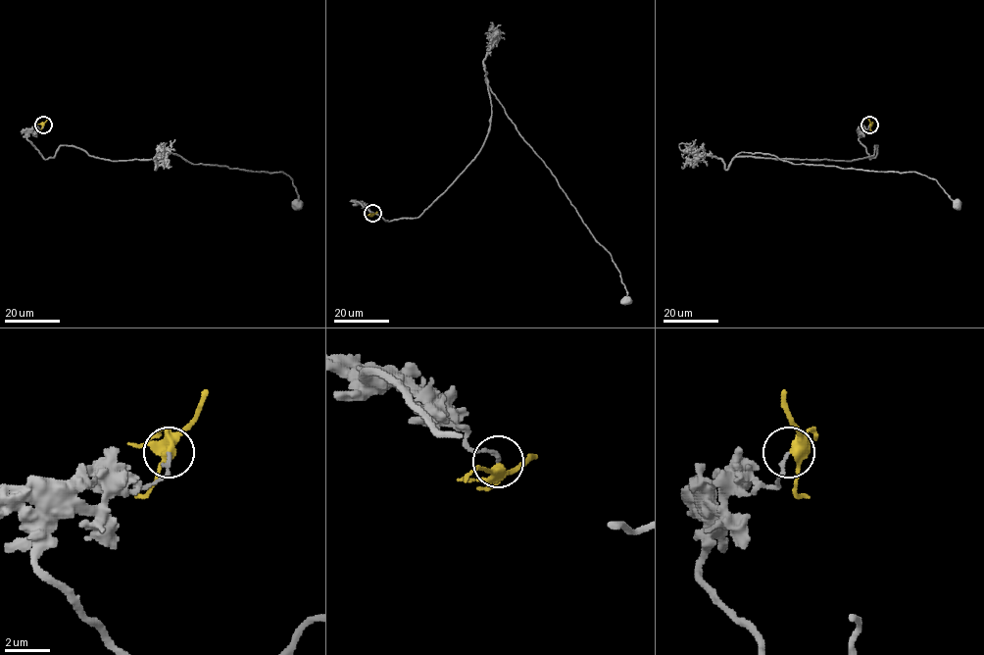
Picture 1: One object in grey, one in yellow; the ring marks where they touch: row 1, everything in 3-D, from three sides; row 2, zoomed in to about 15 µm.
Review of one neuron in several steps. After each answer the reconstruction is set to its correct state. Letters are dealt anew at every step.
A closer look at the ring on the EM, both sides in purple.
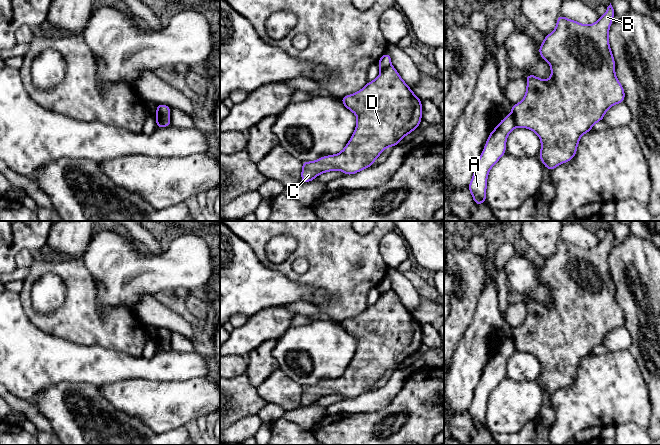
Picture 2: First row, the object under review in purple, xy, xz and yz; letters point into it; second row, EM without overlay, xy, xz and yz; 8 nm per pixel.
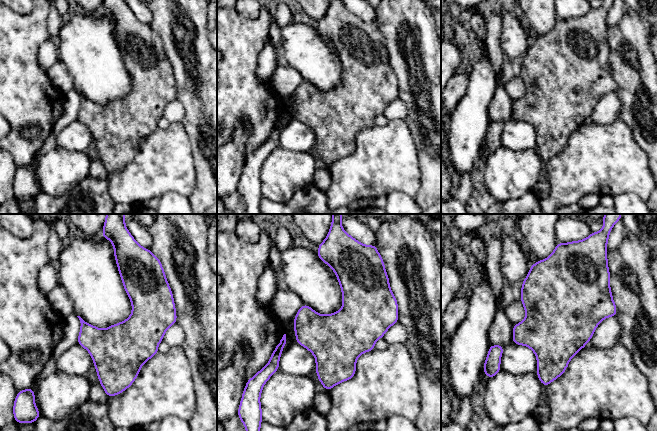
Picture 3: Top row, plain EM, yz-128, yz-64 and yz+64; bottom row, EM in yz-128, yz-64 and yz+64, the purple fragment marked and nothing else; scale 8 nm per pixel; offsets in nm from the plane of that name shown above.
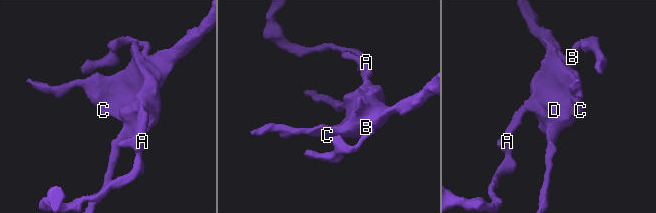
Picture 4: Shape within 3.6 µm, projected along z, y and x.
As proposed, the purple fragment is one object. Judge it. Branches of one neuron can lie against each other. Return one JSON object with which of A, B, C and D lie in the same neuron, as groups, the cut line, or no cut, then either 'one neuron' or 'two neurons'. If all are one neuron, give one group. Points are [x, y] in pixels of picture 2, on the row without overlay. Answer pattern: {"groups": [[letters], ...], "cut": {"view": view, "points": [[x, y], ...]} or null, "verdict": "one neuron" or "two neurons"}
{"groups": [["A"], ["B", "C", "D"]], "cut": {"view": "yz", "points": [[512, 337], [516, 350]]}, "verdict": "two neurons"}

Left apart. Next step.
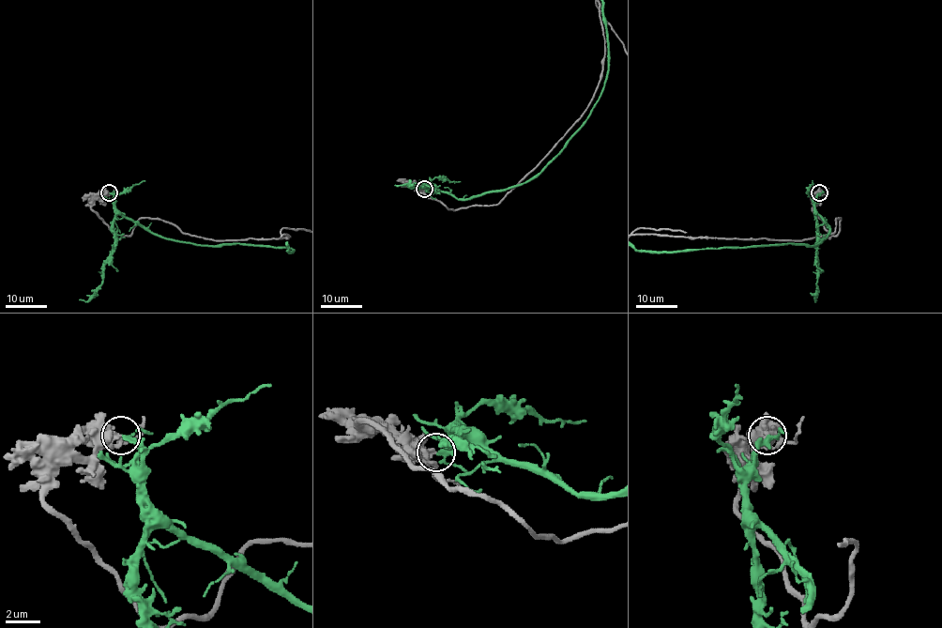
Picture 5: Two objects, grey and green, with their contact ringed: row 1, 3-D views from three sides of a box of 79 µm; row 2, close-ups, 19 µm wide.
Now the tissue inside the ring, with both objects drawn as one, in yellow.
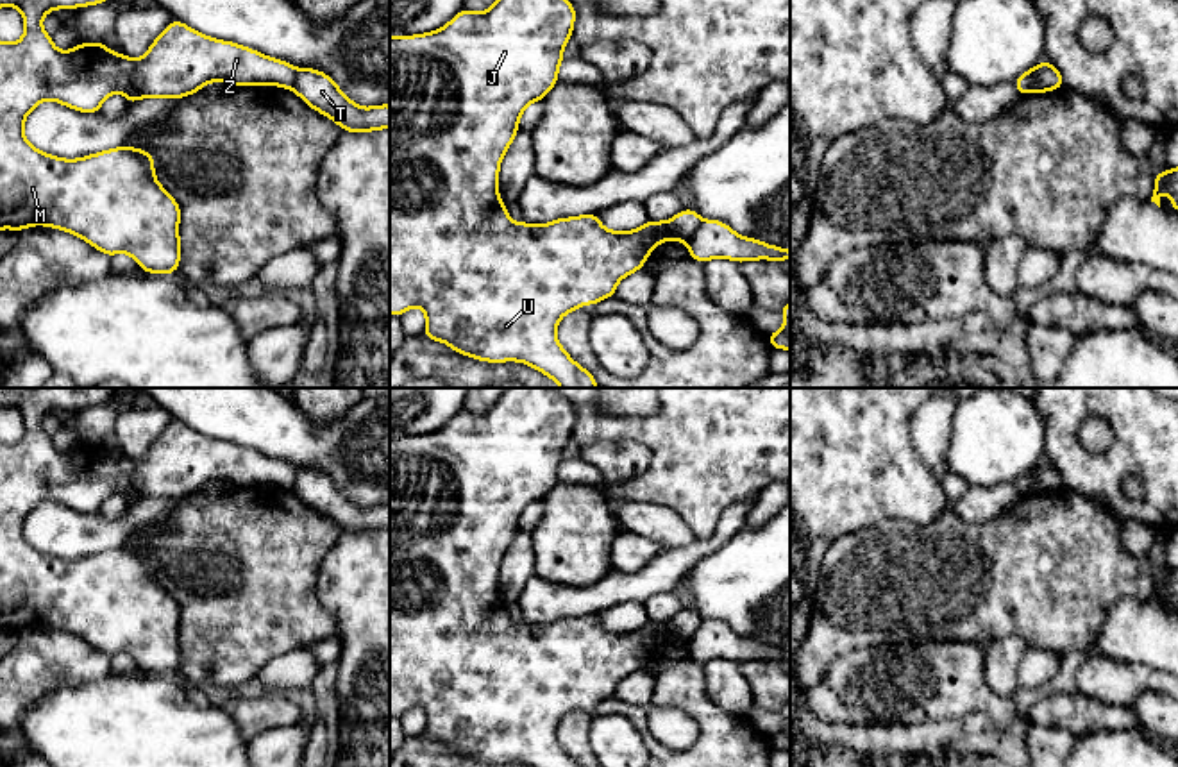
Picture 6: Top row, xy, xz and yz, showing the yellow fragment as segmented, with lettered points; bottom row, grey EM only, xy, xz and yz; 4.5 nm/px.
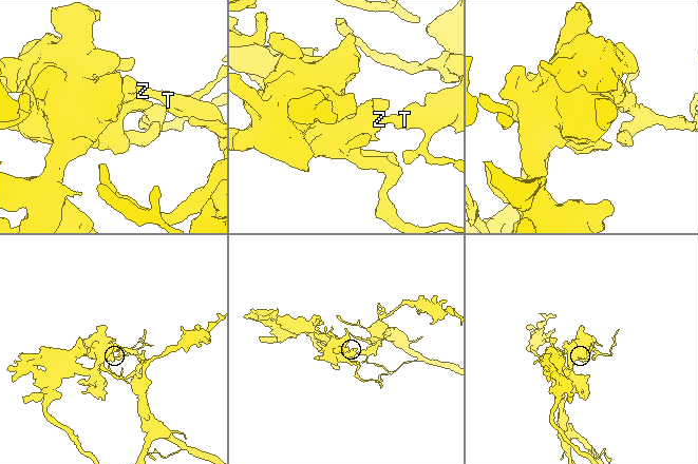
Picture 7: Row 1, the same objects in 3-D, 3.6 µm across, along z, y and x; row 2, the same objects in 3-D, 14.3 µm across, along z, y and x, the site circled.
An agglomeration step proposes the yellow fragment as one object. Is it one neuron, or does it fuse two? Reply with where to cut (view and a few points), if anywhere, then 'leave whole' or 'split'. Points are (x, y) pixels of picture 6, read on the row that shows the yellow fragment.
cut in yz along (1037, 67), (1032, 86), (1026, 92); split

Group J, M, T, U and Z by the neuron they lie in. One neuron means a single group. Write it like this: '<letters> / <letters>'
J M U Z / T

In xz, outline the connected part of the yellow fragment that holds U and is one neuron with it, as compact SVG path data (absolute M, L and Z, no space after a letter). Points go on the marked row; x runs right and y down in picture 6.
M497 0L483 13L461 9L445 27L418 36L390 36L390 315L400 316L409 308L420 306L425 311L425 331L429 340L443 341L459 354L479 361L502 363L520 361L549 375L561 388L597 388L595 377L579 367L556 338L558 320L583 304L599 304L613 297L615 288L626 275L642 270L651 250L667 241L688 241L701 225L694 209L683 209L667 222L649 220L645 225L618 232L601 225L597 213L558 218L545 225L515 223L506 204L499 200L499 166L518 132L518 118L524 109L556 86L558 68L563 61L563 46L572 38L576 9L568 0Z

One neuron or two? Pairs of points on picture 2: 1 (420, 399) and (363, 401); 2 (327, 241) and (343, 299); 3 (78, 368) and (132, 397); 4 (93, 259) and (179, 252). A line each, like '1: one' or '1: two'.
1: two
2: one
3: two
4: one

